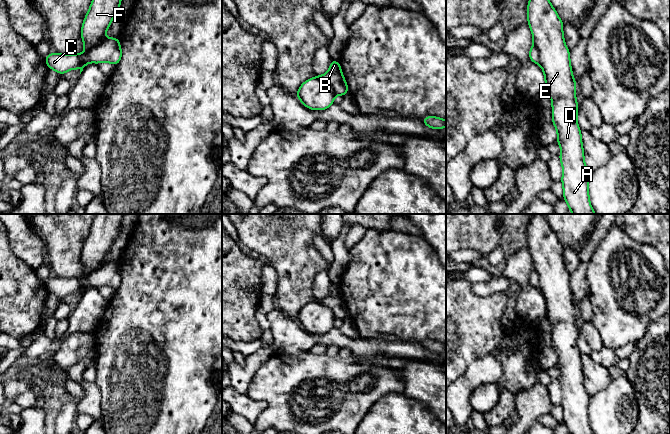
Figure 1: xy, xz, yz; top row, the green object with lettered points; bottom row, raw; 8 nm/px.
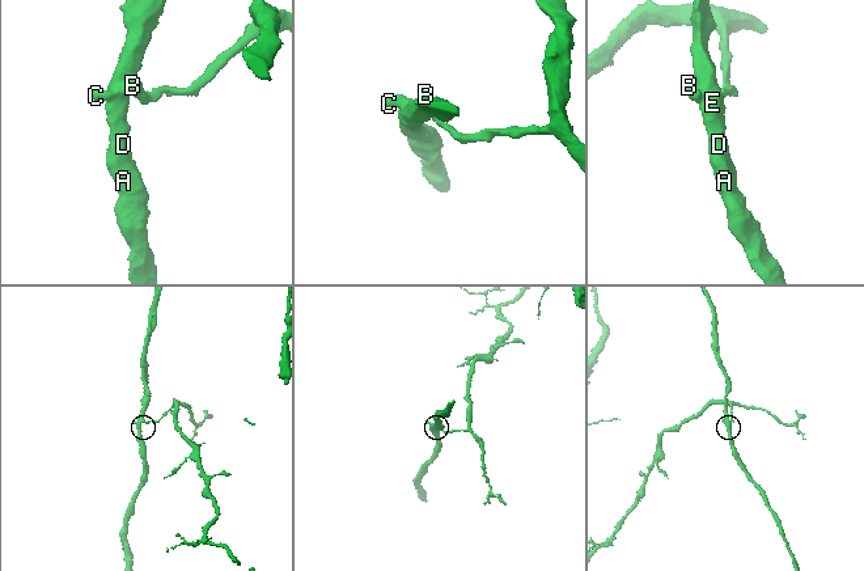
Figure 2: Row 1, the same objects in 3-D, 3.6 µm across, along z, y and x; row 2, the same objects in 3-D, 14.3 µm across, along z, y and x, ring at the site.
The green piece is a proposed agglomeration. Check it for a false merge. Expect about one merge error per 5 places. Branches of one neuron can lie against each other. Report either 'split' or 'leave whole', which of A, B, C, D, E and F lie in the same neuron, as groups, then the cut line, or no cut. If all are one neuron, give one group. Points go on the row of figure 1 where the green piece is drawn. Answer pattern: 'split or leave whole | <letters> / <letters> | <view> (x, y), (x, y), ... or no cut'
split | A D E F / B C | xz (314, 77), (325, 81), (335, 94)

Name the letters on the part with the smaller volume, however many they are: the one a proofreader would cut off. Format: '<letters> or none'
A, D, E, F

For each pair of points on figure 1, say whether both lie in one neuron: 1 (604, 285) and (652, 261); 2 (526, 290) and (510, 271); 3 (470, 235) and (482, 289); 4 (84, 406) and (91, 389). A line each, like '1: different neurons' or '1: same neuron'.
1: same neuron
2: same neuron
3: different neurons
4: same neuron

